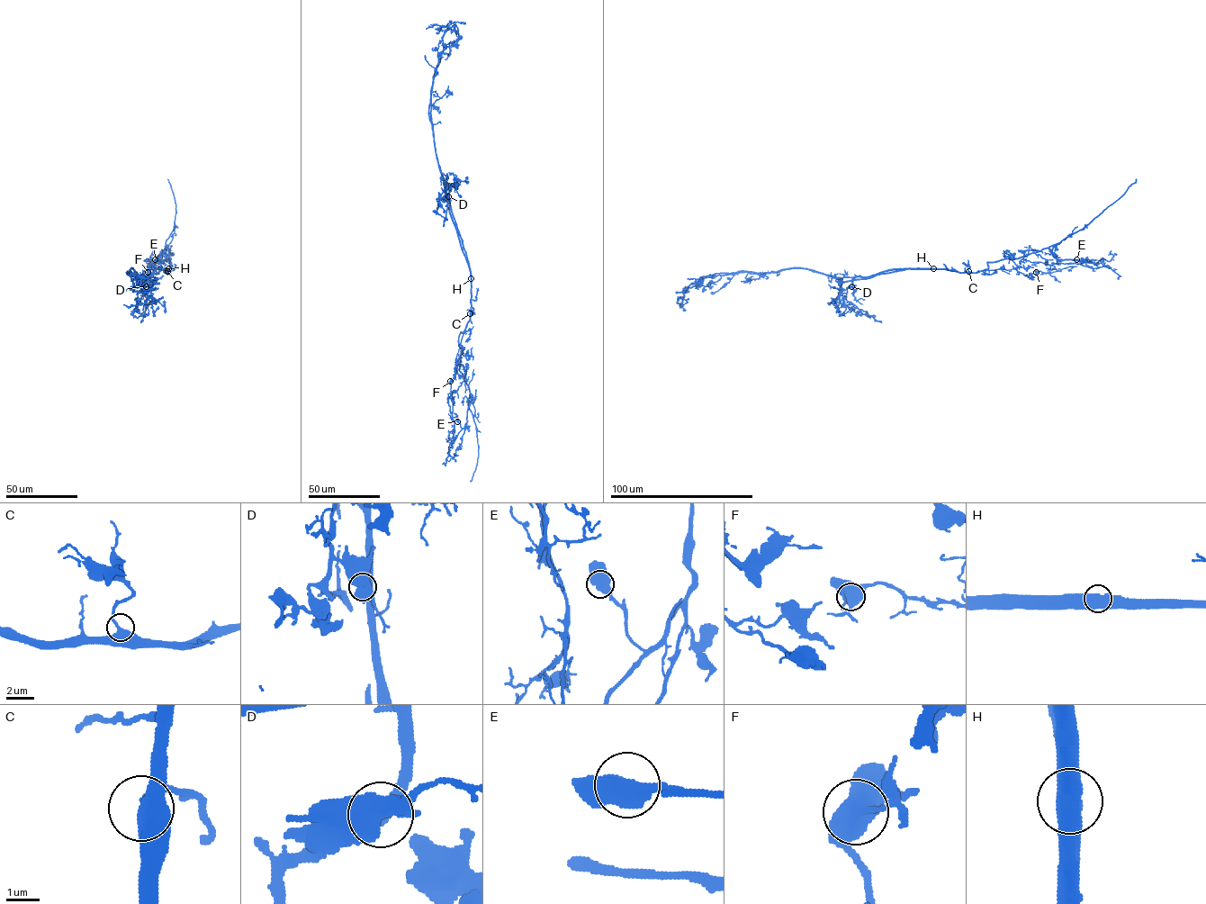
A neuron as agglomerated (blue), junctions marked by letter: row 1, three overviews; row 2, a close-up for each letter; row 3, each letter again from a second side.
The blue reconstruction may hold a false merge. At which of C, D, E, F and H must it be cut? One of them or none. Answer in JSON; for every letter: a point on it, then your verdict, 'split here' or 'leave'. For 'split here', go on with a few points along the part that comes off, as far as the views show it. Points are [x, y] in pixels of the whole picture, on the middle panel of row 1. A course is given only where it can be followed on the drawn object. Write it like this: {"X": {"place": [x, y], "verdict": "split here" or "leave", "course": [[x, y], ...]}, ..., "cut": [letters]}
{"C": {"place": [470, 313], "verdict": "leave"}, "D": {"place": [448, 196], "verdict": "leave"}, "E": {"place": [457, 421], "verdict": "leave"}, "F": {"place": [450, 381], "verdict": "leave"}, "H": {"place": [471, 278], "verdict": "split here", "course": [[471, 278], [448, 185], [435, 152], [430, 114], [435, 70], [444, 33], [450, 27], [436, 24], [426, 29]]}, "cut": ["H"]}

